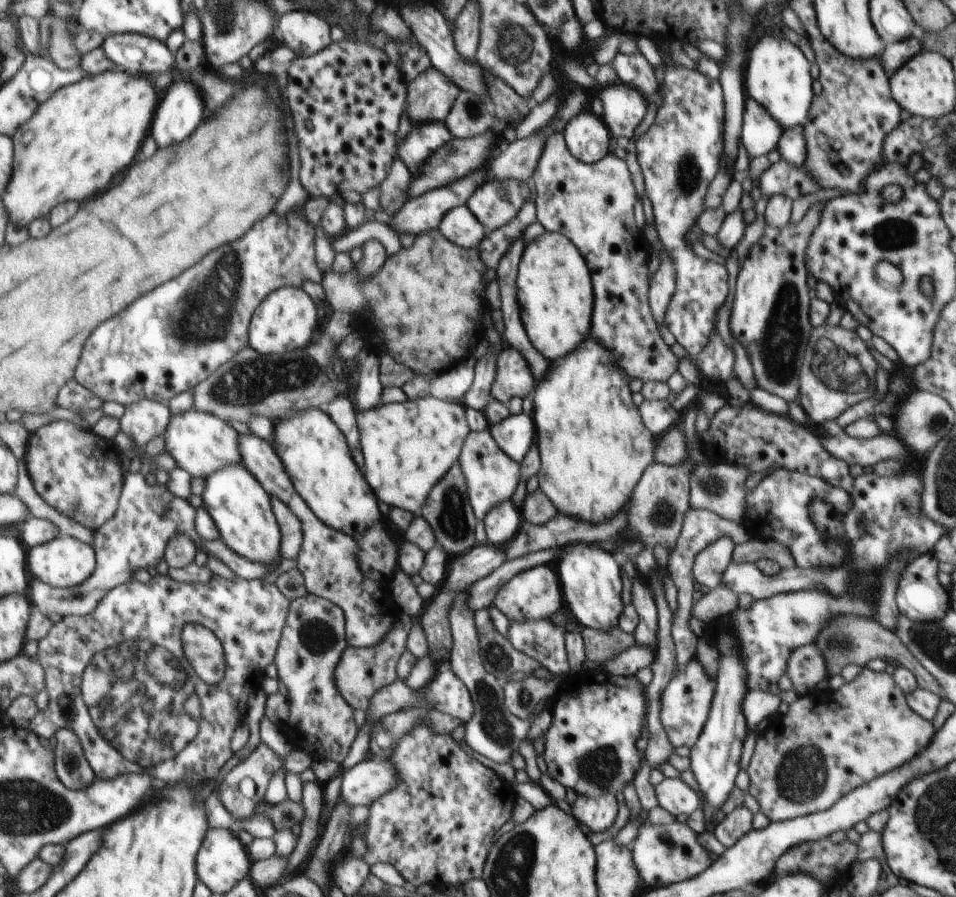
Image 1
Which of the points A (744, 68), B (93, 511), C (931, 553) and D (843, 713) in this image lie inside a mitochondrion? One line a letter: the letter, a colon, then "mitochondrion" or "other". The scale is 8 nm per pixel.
A: other
B: other
C: other
D: other

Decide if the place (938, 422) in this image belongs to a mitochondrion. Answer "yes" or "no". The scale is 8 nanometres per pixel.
yes

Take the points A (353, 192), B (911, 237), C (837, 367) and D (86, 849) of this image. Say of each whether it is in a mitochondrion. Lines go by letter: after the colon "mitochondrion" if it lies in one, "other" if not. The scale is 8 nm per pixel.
A: other
B: mitochondrion
C: mitochondrion
D: other

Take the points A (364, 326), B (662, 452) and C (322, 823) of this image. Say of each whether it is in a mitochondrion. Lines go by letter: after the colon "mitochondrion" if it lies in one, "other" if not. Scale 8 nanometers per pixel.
A: other
B: other
C: other

